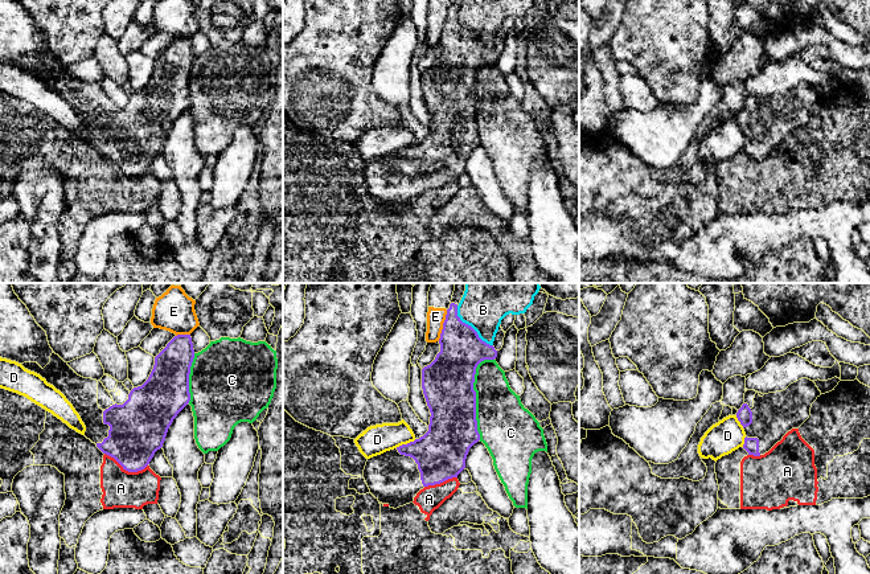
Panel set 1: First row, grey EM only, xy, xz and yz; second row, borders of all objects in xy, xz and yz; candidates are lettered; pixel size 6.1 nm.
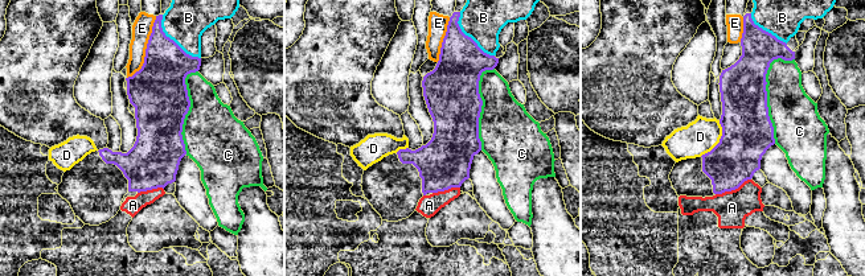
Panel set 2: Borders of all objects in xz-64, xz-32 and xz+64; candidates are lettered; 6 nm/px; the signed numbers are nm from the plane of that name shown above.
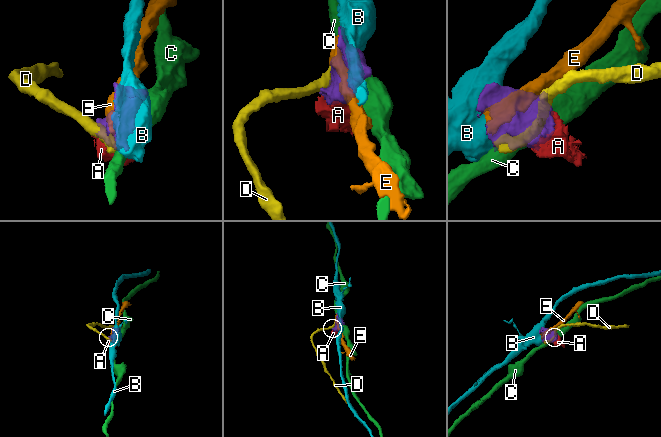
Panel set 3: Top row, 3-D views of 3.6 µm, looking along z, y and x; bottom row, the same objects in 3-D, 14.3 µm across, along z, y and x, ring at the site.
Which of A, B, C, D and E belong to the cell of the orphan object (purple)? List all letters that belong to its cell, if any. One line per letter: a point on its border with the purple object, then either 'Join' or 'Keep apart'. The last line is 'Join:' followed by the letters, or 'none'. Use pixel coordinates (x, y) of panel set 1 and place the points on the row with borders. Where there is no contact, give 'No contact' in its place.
A: Touches purple at xy (126, 470). Keep apart
B: Touches purple at xz (471, 327). Keep apart
C: Touches purple at xz (475, 394). Keep apart
D: Touches purple at xz (405, 445). Keep apart
E: Touches purple at xz (443, 326). Keep apart
Join: none

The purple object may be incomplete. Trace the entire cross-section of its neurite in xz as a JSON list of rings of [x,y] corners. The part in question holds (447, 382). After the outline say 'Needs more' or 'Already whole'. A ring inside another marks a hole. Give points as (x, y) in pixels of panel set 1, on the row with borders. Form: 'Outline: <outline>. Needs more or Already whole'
Outline: [[[455,303],[447,309],[439,344],[440,352],[435,360],[422,369],[422,389],[431,413],[428,431],[414,442],[368,459],[364,470],[370,493],[394,509],[413,503],[424,487],[457,477],[465,468],[469,448],[480,440],[475,374],[481,361],[497,357],[497,350],[483,341],[471,325],[460,320]]]. Needs more

